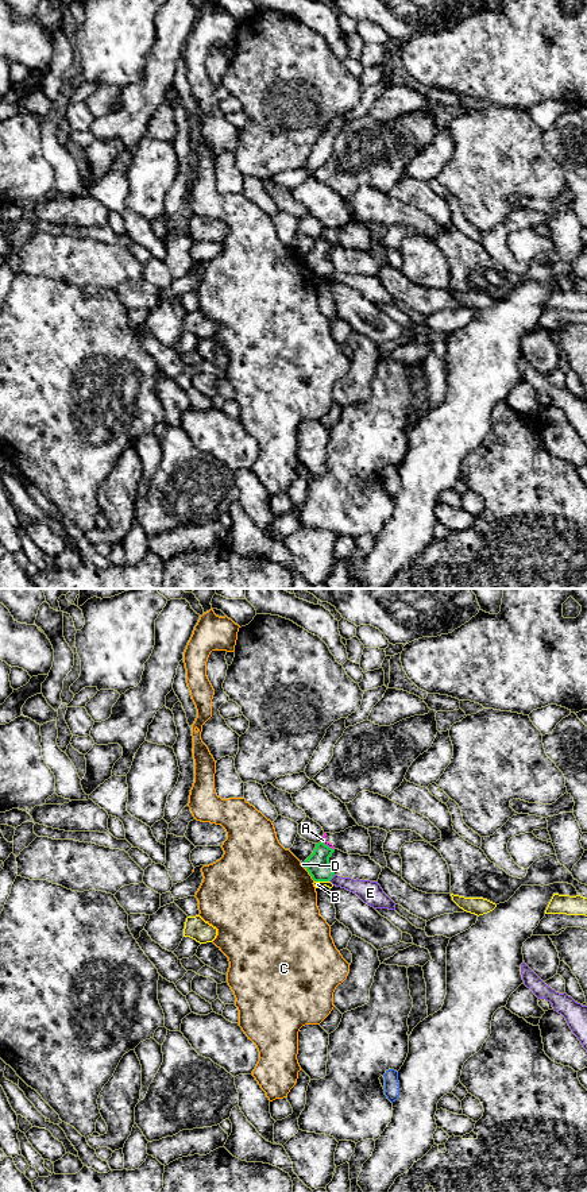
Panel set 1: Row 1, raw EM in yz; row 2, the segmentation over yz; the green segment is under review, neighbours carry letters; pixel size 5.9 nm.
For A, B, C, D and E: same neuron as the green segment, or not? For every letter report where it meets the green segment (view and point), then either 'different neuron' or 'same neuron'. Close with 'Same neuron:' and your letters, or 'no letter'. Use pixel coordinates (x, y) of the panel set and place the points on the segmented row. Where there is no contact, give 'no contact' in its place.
A: contact yz (327, 845); different neuron
B: contact yz (321, 880); different neuron
C: contact yz (309, 874); different neuron
D: contact yz (305, 864); different neuron
E: contact yz (331, 878); different neuron
Same neuron: no letter

